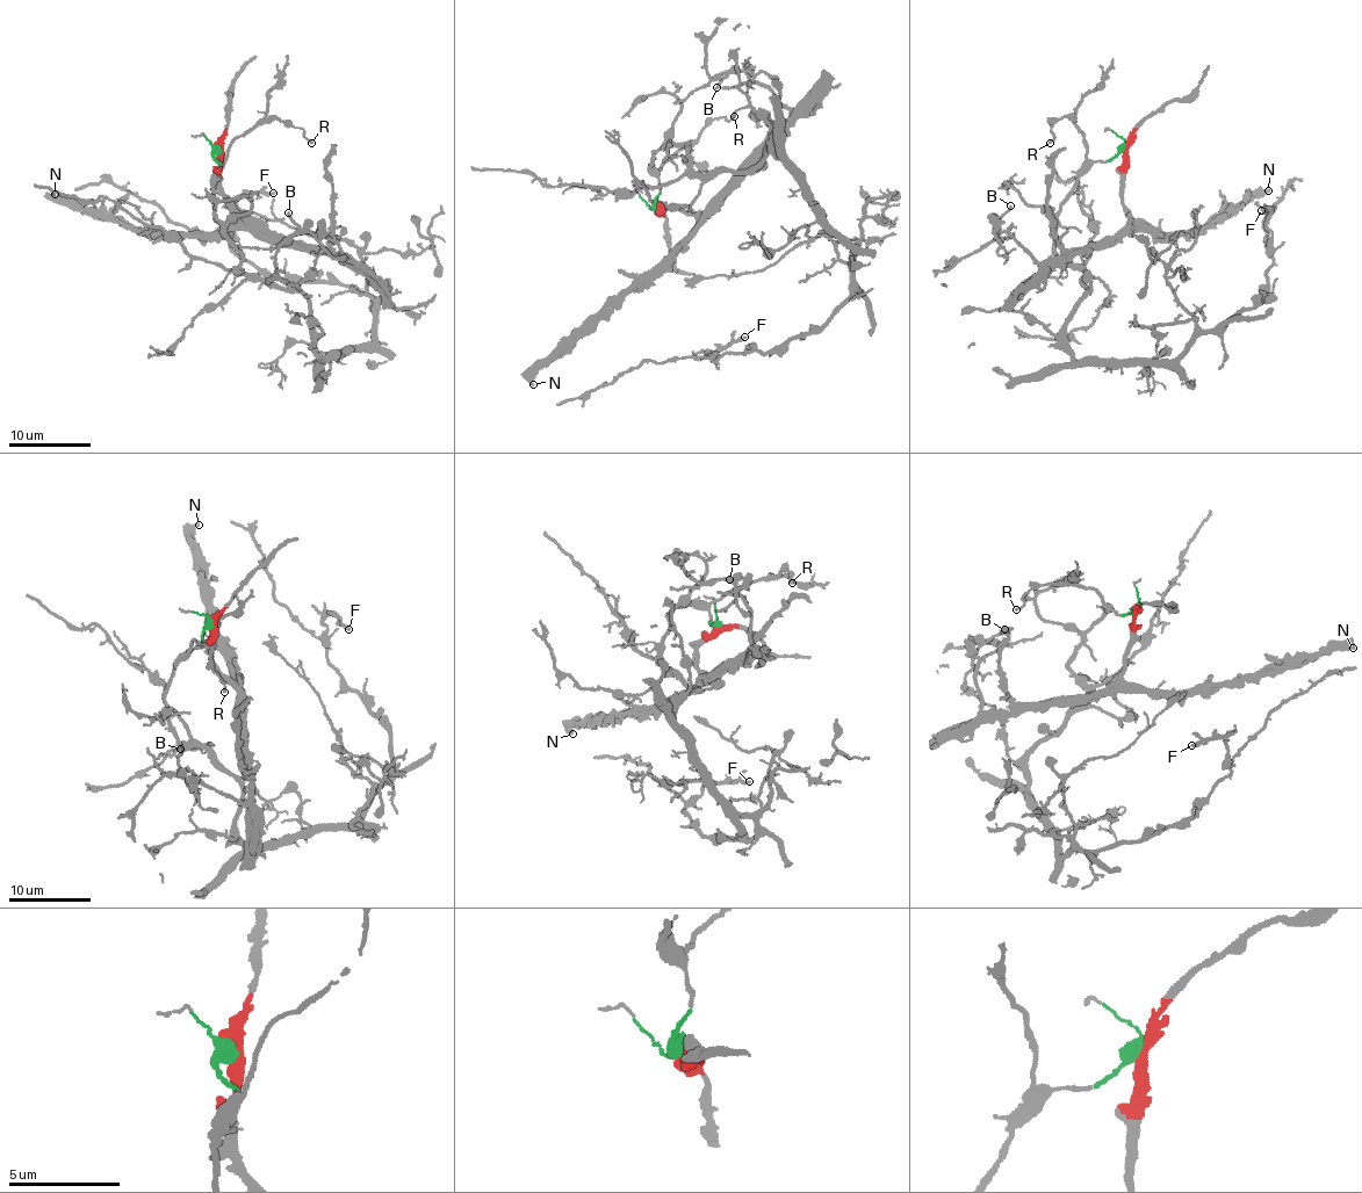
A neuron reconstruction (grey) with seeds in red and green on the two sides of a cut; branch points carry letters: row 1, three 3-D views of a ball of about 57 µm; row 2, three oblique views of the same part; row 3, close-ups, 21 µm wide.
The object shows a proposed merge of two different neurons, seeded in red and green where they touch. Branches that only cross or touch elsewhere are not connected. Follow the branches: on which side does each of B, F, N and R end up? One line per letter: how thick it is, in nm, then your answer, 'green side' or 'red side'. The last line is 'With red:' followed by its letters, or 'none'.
B: 150 nm | red side
F: 280 nm | green side
N: 240 nm | red side
R: 150 nm | green side
With red: B, N

